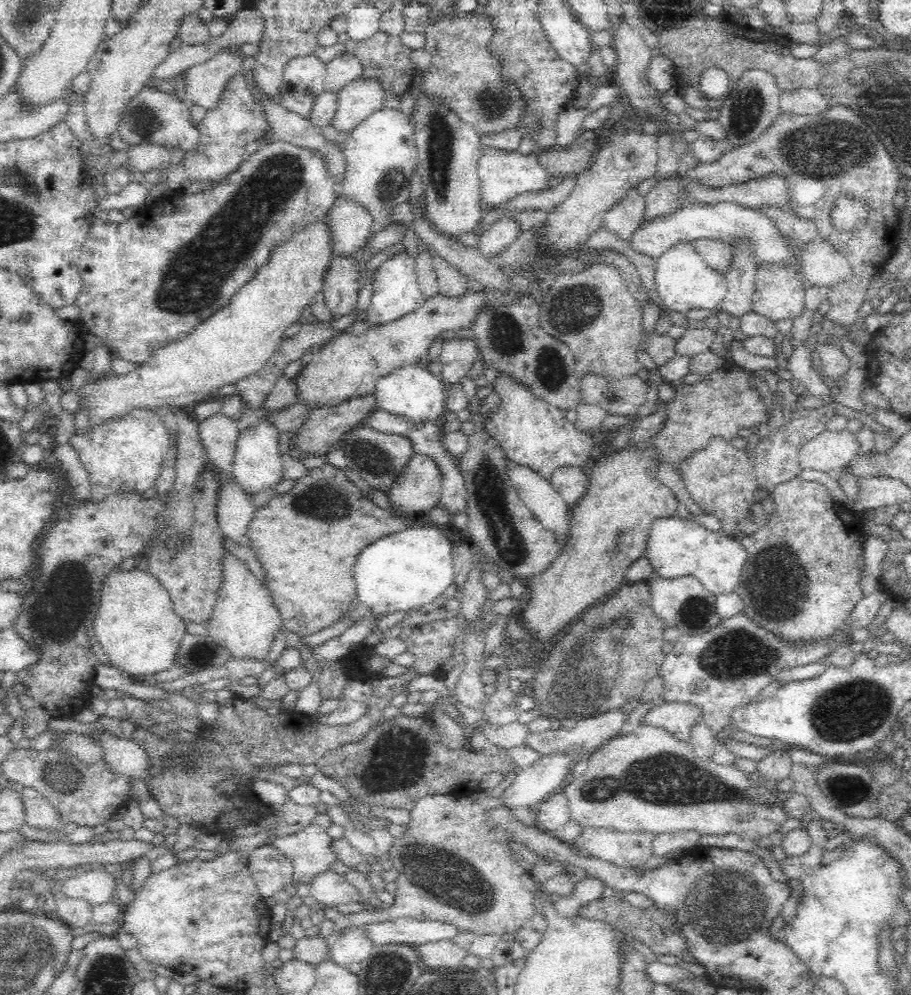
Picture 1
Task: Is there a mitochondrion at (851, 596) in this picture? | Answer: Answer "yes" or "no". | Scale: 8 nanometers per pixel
no

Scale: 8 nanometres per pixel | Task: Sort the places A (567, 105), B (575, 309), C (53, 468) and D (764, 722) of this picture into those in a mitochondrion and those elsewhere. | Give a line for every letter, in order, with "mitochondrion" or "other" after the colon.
A: other
B: mitochondrion
C: other
D: other

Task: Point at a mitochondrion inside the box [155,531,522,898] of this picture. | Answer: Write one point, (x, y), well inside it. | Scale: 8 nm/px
(197, 768)

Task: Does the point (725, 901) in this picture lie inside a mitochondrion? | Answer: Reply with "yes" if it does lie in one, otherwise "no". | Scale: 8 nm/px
yes

